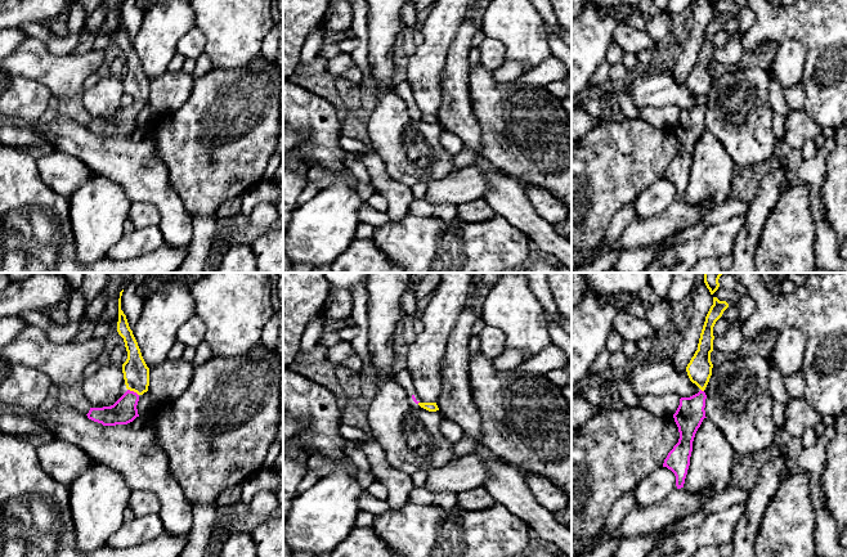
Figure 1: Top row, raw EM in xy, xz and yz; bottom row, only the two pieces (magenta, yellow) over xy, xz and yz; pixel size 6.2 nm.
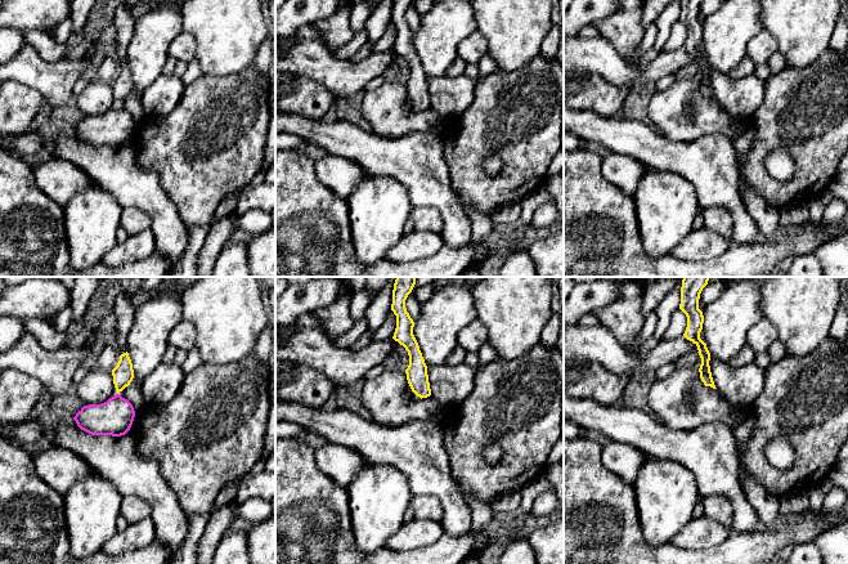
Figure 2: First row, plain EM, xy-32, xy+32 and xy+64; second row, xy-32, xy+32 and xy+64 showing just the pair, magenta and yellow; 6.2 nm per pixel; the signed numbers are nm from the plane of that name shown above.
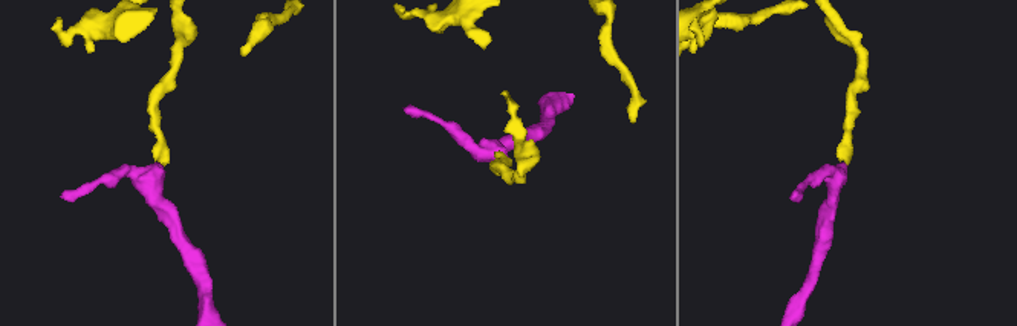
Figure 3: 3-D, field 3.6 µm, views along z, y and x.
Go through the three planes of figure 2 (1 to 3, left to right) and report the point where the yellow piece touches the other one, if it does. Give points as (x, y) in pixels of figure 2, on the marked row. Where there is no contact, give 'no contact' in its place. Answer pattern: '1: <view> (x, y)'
1: no contact
2: no contact
3: no contact

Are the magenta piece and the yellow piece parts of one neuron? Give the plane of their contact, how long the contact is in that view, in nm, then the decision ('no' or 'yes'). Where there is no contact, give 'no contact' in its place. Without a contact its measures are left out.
xy | 80 nm | yes

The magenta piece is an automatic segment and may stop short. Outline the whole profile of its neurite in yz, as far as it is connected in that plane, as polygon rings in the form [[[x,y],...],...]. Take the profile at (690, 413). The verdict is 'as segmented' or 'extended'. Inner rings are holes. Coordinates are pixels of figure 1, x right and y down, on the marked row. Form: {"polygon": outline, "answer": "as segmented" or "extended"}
{"polygon": [[[713,297],[713,305],[705,316],[700,333],[698,350],[686,367],[690,381],[695,383],[700,391],[690,397],[680,399],[680,405],[673,414],[680,439],[663,463],[663,467],[667,467],[675,473],[677,489],[684,488],[690,466],[693,441],[703,419],[707,418],[704,410],[707,395],[704,390],[709,382],[713,368],[711,361],[714,340],[713,327],[727,307],[729,304],[726,301],[720,301],[717,297]]], "answer": "extended"}

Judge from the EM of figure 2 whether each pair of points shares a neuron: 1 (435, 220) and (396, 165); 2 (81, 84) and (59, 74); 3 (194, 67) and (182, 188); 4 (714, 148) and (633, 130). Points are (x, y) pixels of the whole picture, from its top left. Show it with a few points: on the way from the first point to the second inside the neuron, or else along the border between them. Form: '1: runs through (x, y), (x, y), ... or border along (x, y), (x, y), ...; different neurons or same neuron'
1: border along (413, 206), (433, 206), (440, 215), (442, 233); different neurons
2: border along (81, 76), (71, 94); different neurons
3: border along (202, 75), (185, 86); different neurons
4: runs through (694, 152), (656, 152), (654, 150); same neuron

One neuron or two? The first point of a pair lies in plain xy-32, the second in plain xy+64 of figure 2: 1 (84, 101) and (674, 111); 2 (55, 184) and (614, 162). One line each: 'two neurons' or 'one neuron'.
1: one neuron
2: one neuron

